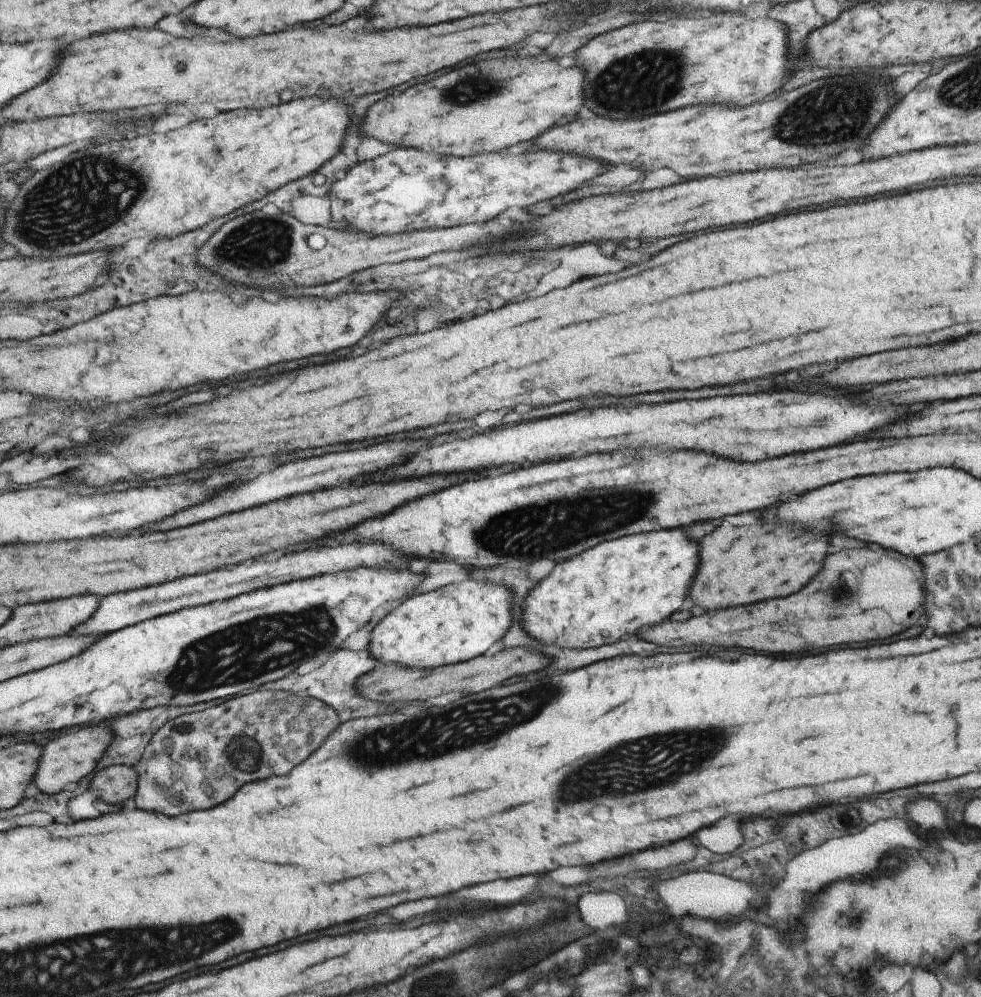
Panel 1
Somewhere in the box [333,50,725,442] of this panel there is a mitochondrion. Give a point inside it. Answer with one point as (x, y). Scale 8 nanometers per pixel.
(477, 86)

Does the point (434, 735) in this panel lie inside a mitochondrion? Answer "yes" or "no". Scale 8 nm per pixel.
yes

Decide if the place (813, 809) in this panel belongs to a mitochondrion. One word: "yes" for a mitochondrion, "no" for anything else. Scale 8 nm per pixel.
no

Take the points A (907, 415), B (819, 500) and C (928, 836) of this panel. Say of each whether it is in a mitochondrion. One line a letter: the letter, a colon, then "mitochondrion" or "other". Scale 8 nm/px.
A: other
B: other
C: other

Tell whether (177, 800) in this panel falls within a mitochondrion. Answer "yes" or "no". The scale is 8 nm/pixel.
no

